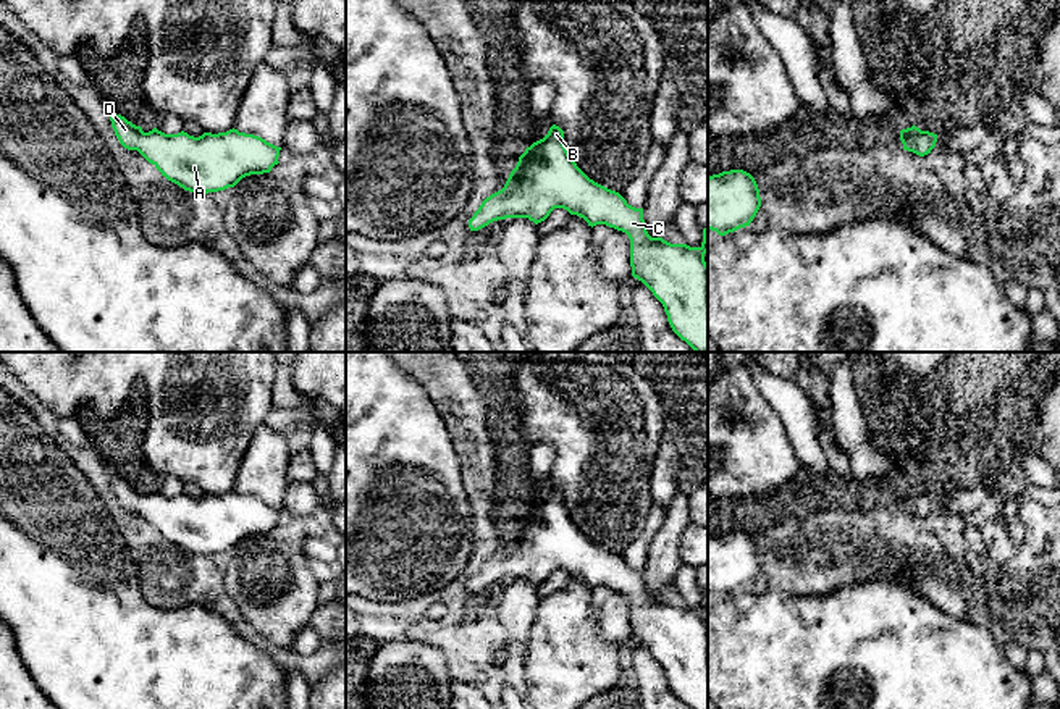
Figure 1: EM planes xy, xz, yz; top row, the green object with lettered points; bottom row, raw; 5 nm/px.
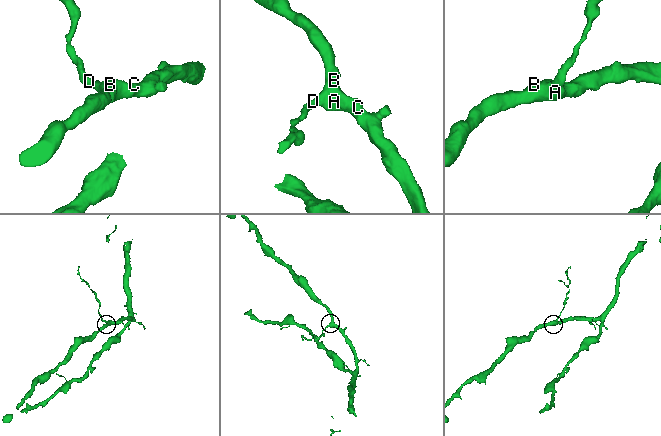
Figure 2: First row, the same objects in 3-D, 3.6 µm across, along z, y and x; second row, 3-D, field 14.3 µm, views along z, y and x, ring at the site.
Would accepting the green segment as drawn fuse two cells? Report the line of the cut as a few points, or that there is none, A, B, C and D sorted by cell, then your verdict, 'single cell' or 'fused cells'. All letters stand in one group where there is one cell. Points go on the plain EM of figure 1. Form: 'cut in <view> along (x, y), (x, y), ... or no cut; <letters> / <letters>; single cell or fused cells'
no cut; A B C D; single cell

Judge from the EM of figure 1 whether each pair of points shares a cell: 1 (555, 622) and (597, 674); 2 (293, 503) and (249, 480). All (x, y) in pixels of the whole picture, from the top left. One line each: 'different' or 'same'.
1: same
2: different

